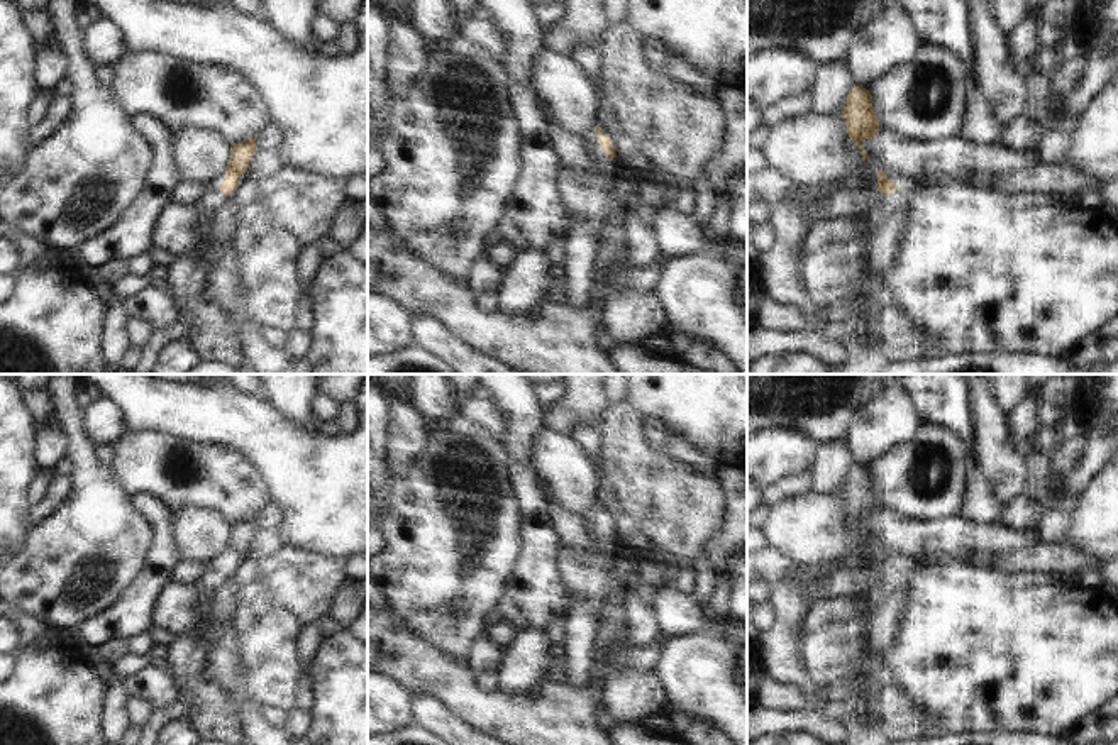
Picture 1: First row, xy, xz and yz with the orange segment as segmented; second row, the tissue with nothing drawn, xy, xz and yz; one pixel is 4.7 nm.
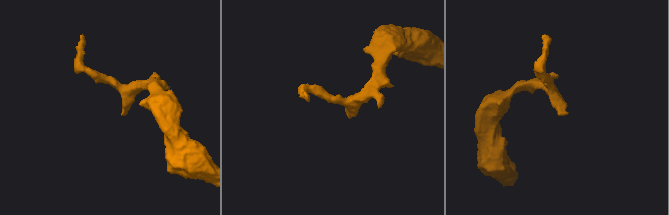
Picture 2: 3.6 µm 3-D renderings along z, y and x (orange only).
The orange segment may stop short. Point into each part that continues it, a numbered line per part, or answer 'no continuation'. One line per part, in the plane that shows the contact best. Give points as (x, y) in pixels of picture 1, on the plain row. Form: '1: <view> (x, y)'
1: xz (590, 518)

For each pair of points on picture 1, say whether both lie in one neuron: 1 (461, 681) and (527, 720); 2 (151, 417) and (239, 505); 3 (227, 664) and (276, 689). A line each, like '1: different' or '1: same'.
1: same
2: different
3: different

